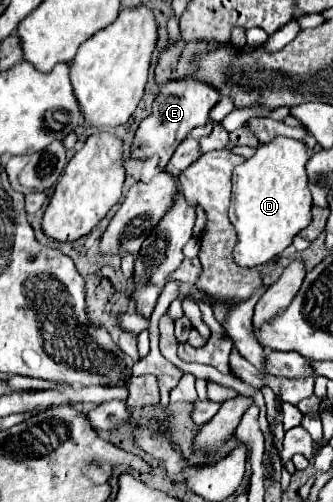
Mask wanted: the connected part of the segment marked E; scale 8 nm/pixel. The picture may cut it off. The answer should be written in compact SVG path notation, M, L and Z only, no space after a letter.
M174 80L160 84L160 94L154 100L152 114L140 122L136 130L136 142L148 146L154 154L160 154L160 168L166 166L170 156L174 154L176 146L188 136L188 132L196 126L204 126L210 122L210 110L220 100L220 90L212 84L202 84L202 80Z

